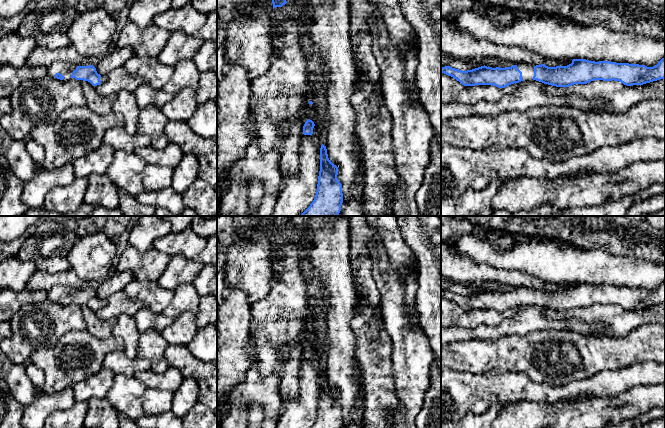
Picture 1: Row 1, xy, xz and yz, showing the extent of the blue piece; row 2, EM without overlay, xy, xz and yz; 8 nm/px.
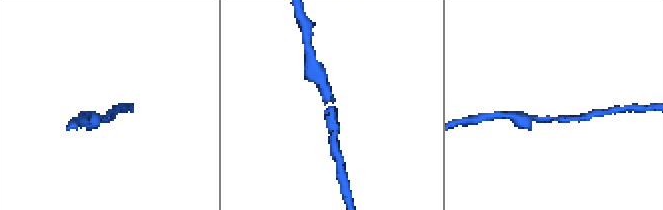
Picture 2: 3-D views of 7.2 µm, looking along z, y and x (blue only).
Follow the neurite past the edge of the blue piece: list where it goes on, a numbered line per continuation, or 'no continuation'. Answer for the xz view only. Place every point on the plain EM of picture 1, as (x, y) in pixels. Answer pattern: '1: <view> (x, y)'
no continuation

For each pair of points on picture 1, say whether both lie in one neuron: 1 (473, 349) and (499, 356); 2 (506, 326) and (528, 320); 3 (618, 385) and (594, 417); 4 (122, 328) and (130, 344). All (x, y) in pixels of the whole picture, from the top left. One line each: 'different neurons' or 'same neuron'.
1: same neuron
2: same neuron
3: different neurons
4: same neuron

